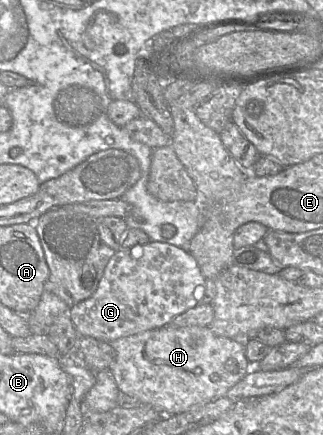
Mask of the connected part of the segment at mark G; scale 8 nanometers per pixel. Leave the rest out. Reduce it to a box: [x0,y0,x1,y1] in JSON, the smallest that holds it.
[68,241,206,343]

